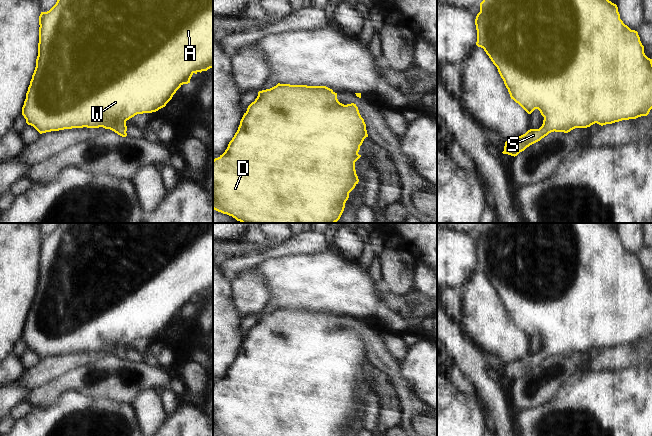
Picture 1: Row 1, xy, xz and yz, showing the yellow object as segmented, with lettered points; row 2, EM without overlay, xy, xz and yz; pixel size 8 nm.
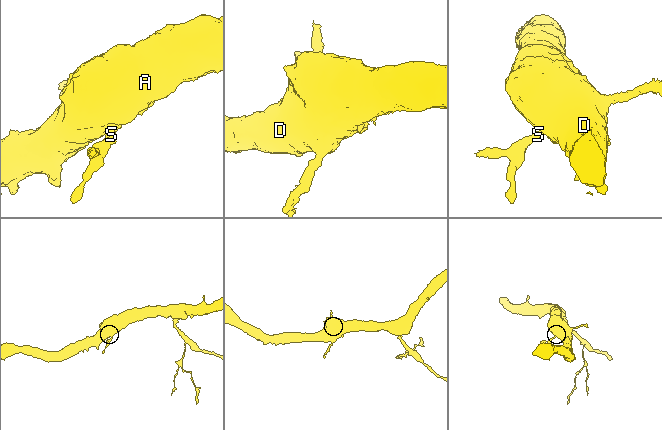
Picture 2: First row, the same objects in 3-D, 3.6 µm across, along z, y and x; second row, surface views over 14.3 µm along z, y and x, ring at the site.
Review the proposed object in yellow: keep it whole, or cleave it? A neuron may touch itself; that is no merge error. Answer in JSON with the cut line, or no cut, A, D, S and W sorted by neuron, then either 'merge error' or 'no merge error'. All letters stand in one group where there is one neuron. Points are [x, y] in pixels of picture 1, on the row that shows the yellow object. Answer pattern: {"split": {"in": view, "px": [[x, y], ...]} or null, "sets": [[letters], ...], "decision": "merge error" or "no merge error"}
{"split": null, "sets": [["A", "D", "S", "W"]], "decision": "no merge error"}

